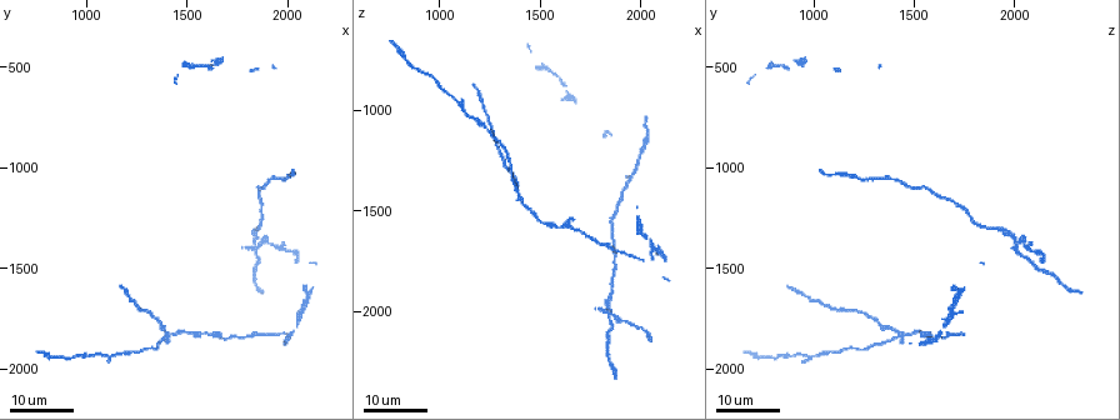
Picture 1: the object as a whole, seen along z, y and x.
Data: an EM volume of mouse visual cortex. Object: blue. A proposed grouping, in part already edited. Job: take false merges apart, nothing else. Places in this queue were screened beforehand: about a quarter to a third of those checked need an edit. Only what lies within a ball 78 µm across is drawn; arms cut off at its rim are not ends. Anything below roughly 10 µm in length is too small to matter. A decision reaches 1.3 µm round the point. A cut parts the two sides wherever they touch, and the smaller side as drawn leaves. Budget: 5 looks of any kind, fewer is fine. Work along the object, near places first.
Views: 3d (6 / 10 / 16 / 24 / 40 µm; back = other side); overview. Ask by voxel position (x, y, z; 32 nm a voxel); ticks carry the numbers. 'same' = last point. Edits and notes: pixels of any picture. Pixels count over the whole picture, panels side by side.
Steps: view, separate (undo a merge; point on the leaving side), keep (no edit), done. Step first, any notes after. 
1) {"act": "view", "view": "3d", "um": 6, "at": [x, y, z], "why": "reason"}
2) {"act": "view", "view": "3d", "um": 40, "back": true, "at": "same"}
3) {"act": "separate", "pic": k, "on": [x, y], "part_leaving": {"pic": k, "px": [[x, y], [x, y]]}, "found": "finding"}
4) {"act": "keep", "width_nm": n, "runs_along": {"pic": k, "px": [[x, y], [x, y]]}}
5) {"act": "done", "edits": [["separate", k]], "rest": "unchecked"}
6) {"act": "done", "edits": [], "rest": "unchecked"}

{"act": "view", "view": "3d", "um": 16, "at": [1390, 1840, 1410], "why": "four or more arms meet"}

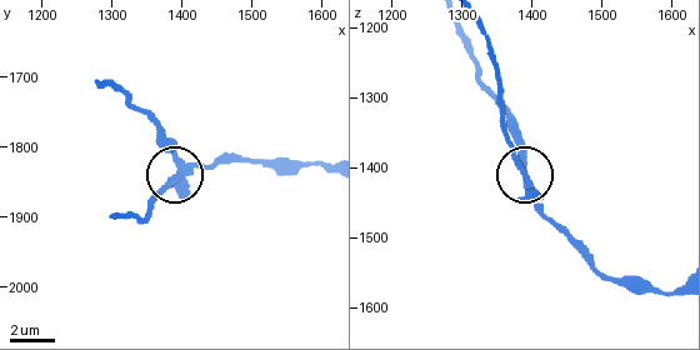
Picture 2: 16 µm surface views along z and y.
{"act": "view", "view": "3d", "um": 6, "at": [1395, 1835, 1420]}

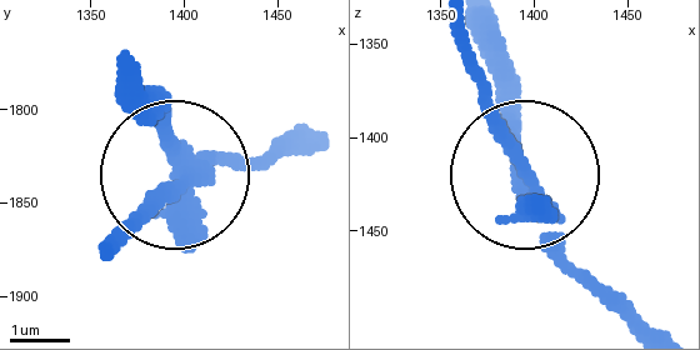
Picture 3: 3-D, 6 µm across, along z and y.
{"act": "separate", "pic": 3, "on": [169, 116], "part_leaving": {"pic": 3, "px": [[180, 168], [145, 98]]}, "found": "two neurons meet here"}

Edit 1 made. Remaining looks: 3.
{"act": "view", "view": "overview", "why": "redraw"}

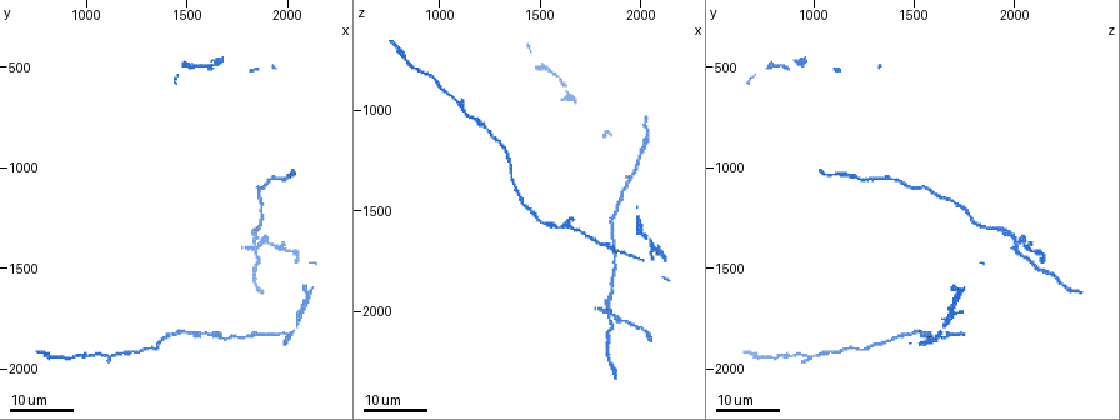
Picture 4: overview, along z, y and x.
{"act": "view", "view": "3d", "um": 24, "at": [1590, 1810, 1590]}

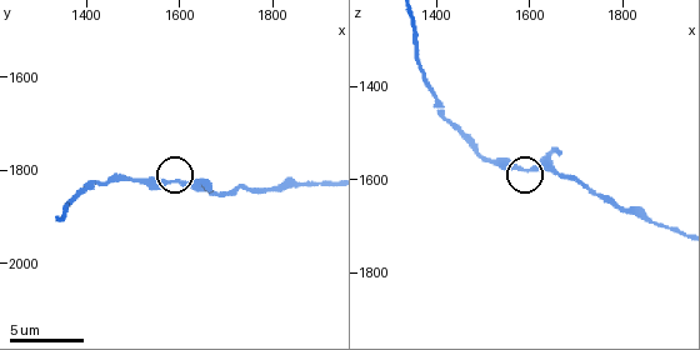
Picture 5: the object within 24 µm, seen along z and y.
{"act": "view", "view": "3d", "um": 10, "at": [1585, 1830, 1575], "why": "zoom in"}

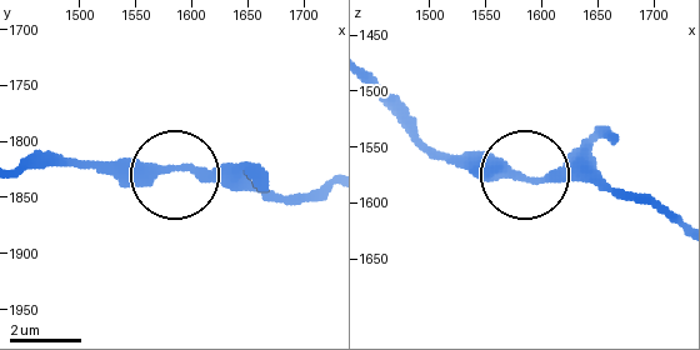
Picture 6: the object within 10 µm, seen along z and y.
{"act": "keep", "width_nm": 250, "found": "one neuron here"}

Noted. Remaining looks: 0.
{"act": "done", "edits": [["separate", 3]], "rest": "unchecked"}

